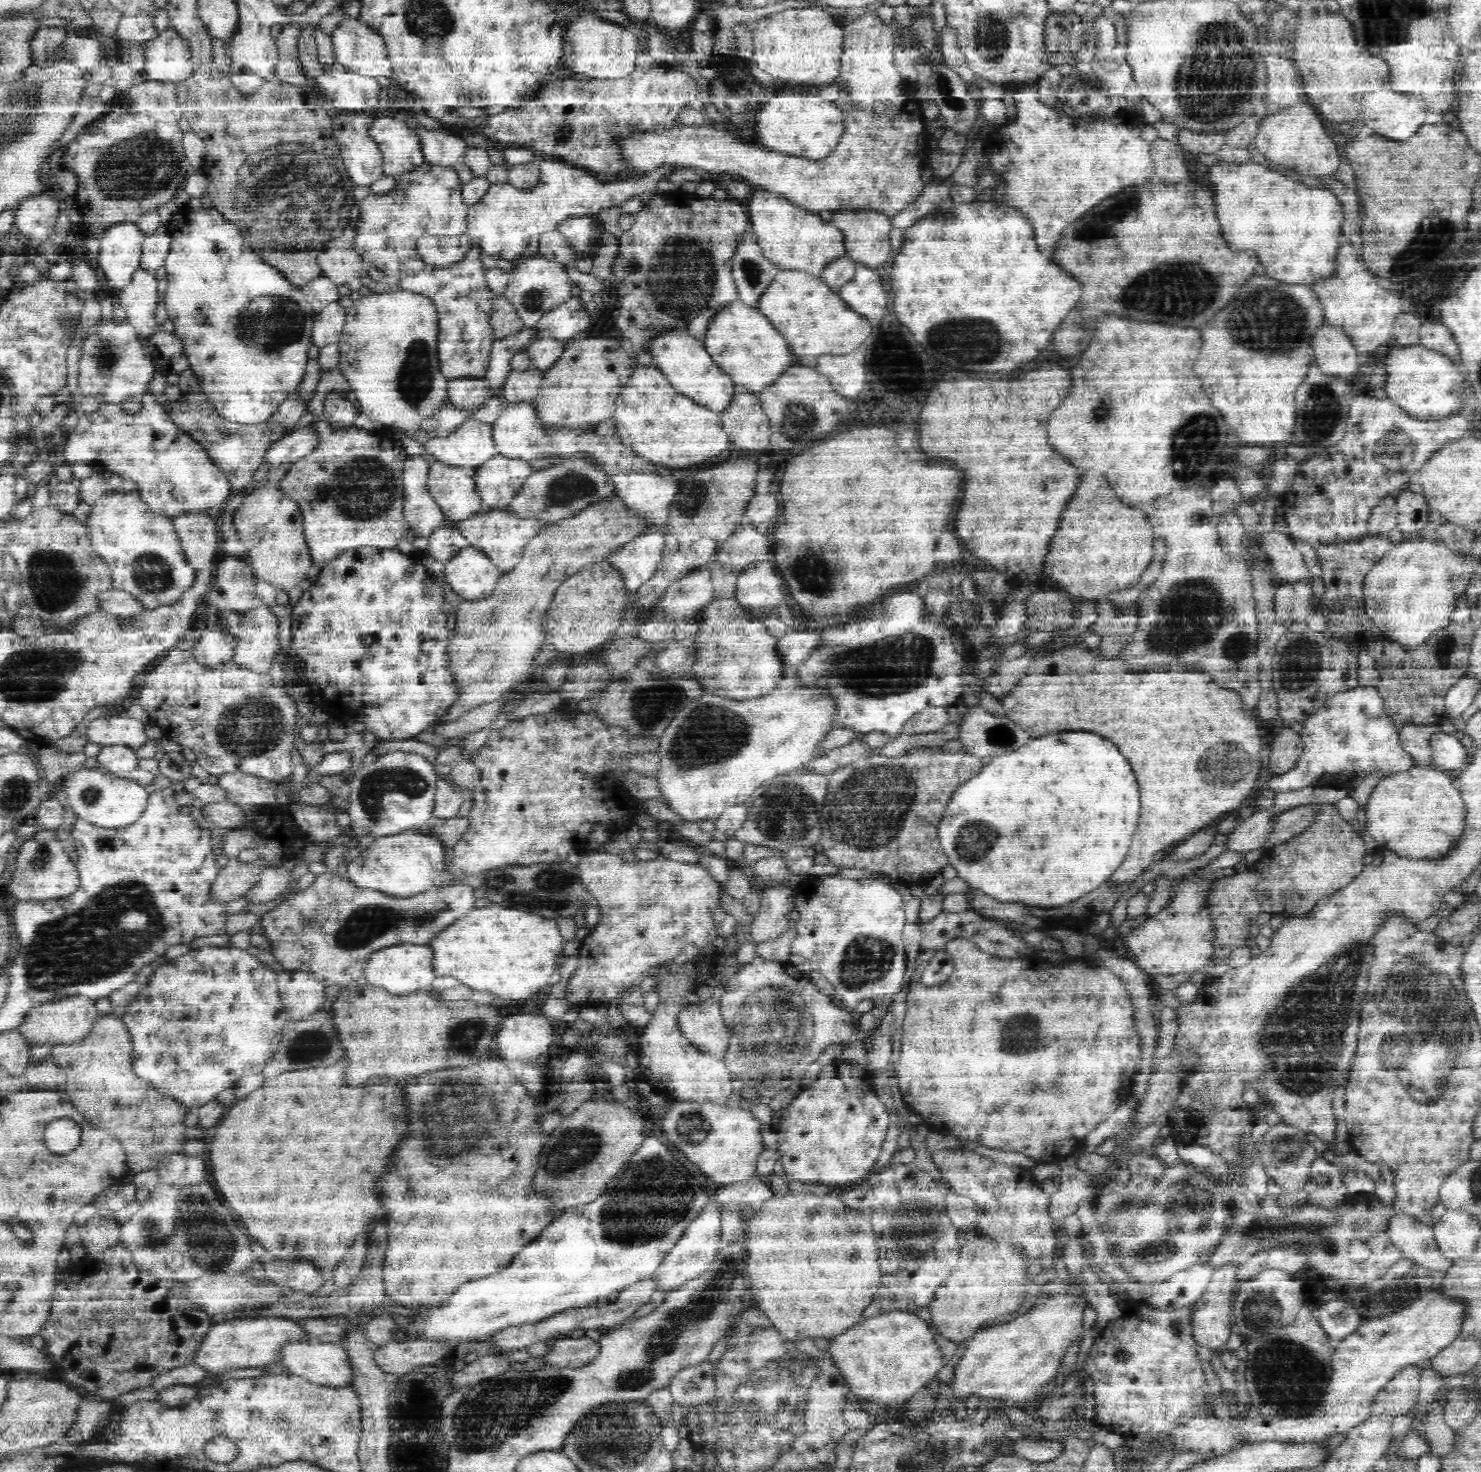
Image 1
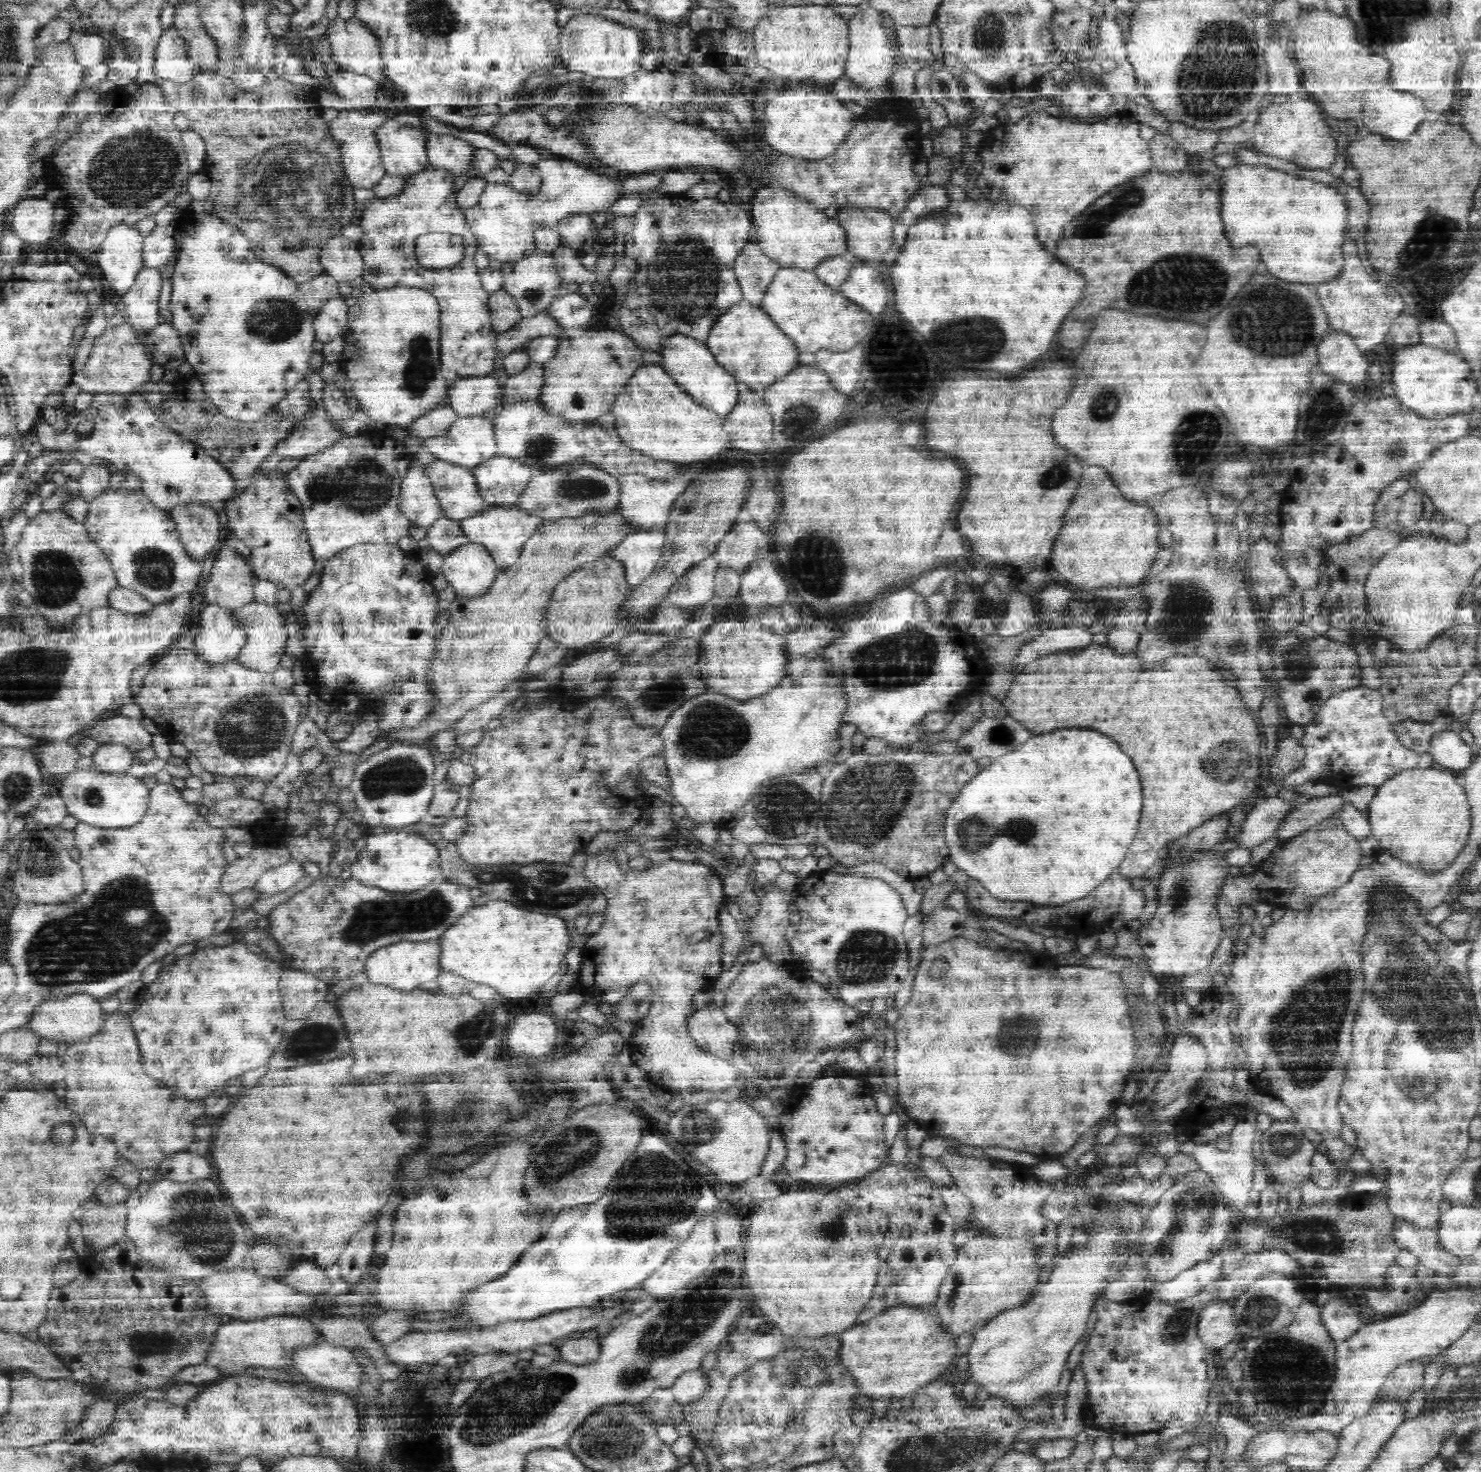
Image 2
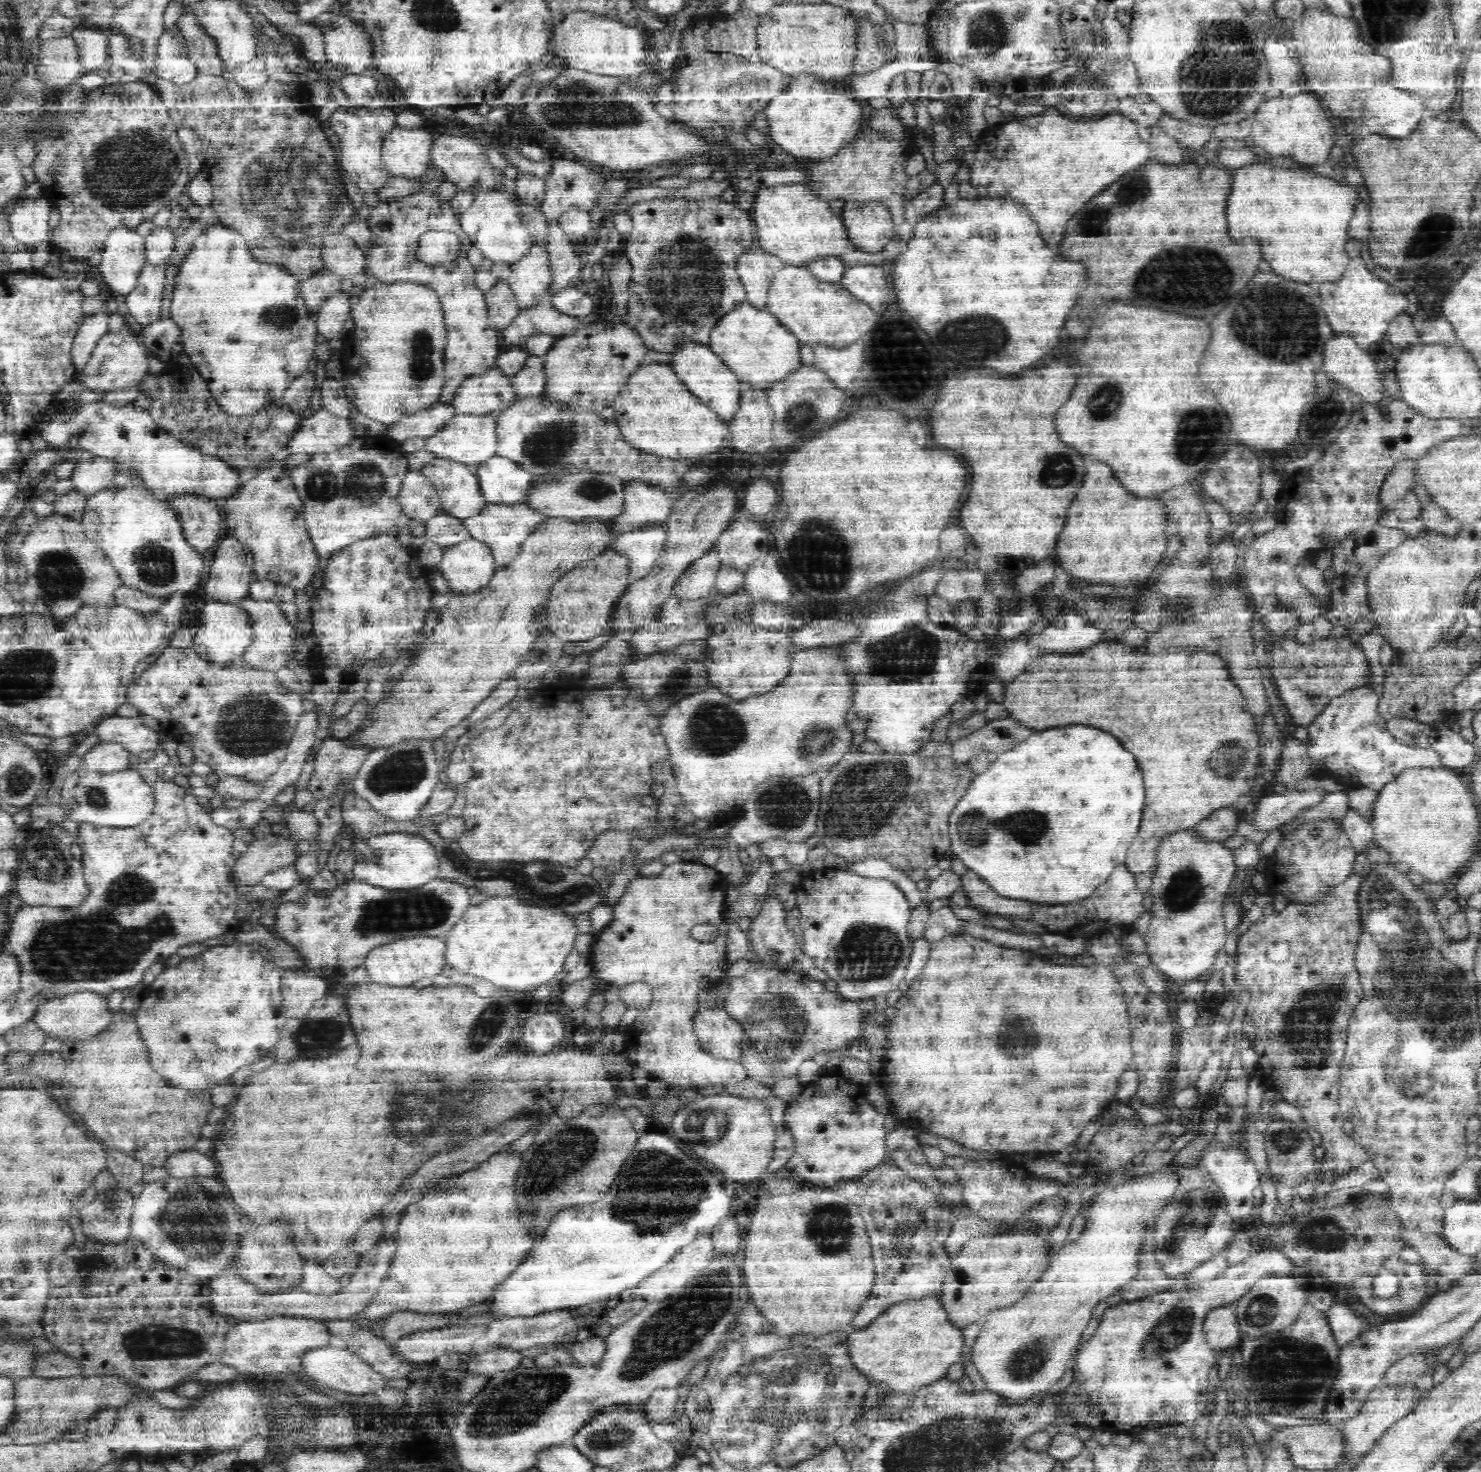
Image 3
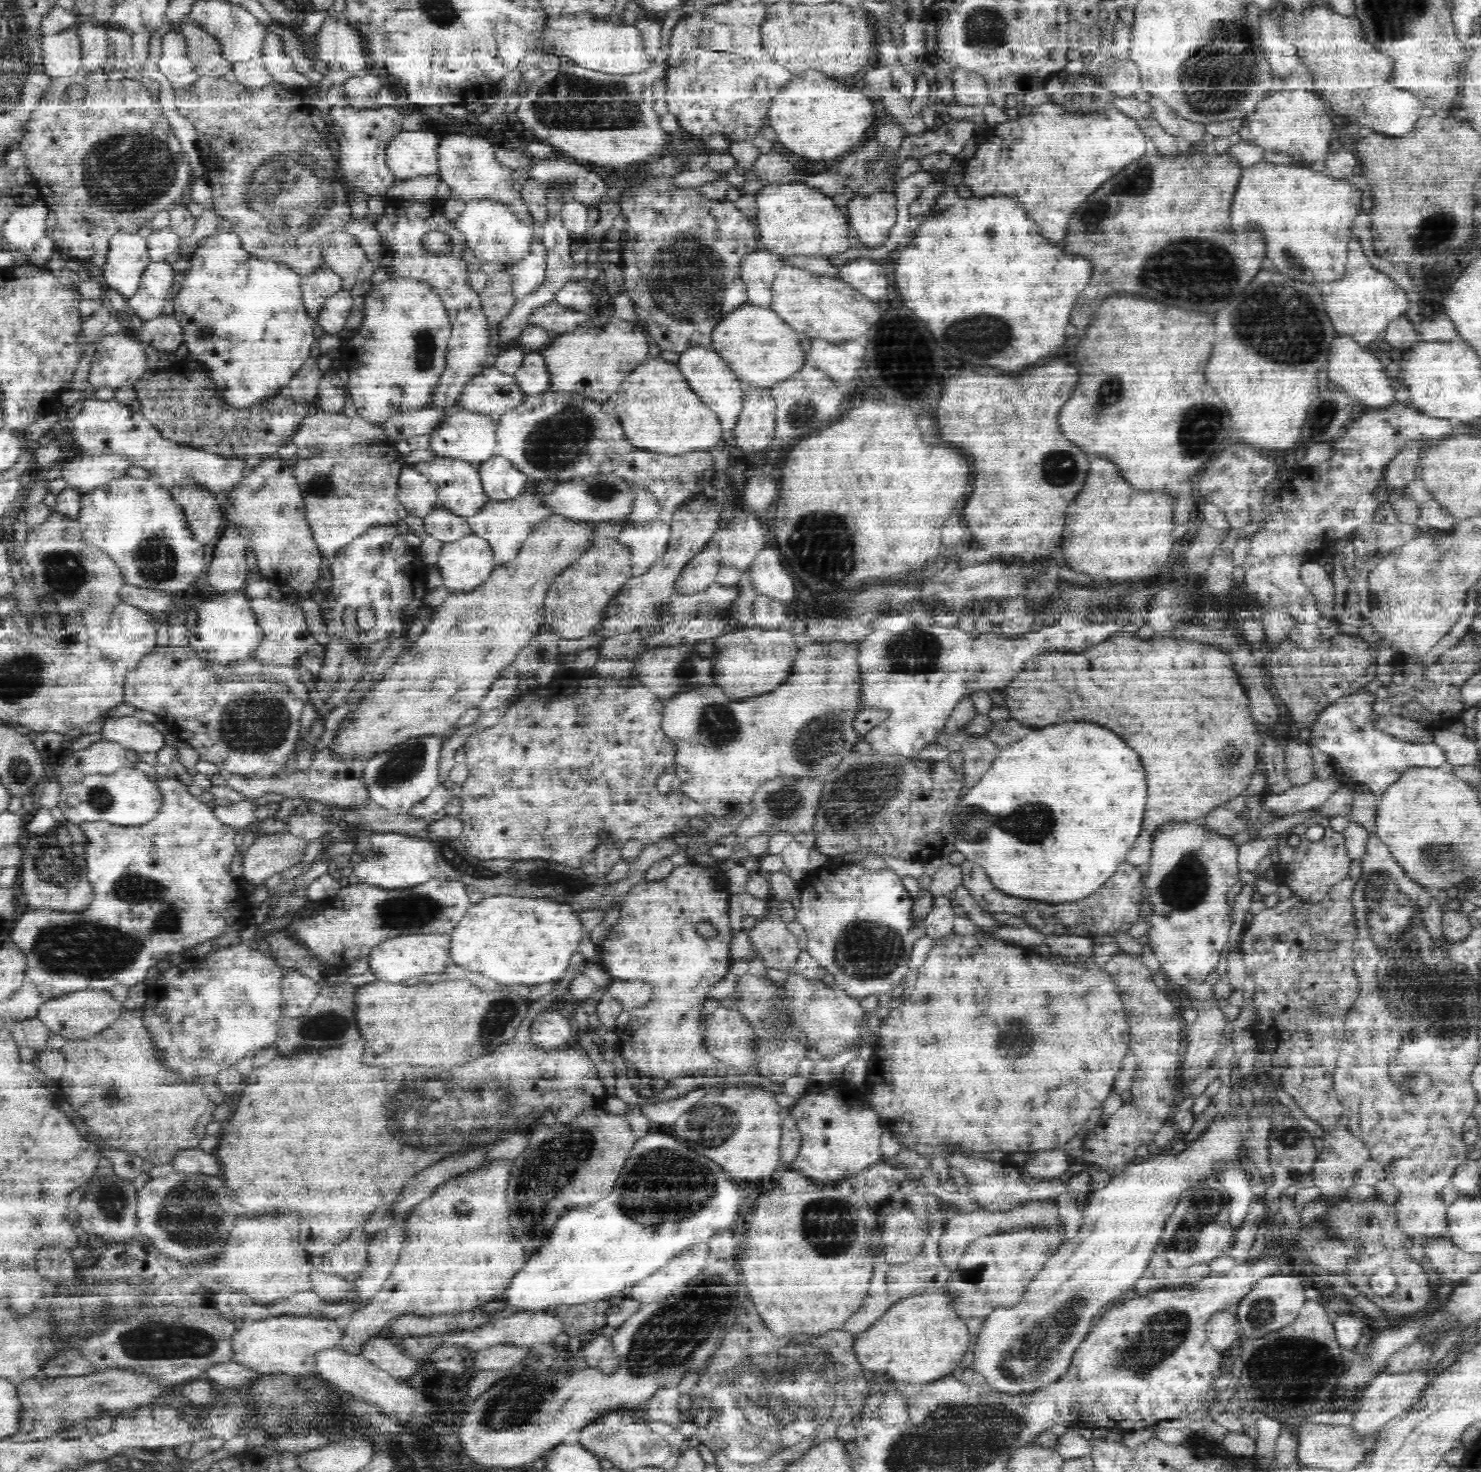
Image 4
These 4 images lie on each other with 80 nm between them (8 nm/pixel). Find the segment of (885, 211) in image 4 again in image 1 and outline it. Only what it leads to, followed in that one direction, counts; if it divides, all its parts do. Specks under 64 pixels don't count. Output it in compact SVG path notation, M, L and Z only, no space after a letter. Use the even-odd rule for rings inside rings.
M842 210L833 212L831 221L845 234L846 256L857 263L866 264L875 268L886 266L892 256L890 245L890 230L893 228L893 219L890 215L875 210Z

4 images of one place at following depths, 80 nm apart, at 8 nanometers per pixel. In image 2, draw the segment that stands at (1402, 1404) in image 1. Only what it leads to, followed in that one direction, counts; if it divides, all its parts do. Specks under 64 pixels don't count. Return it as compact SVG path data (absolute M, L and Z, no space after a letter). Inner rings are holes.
M1412 1358L1399 1364L1388 1376L1385 1377L1381 1392L1406 1396L1416 1391L1424 1382L1424 1365L1420 1358Z

